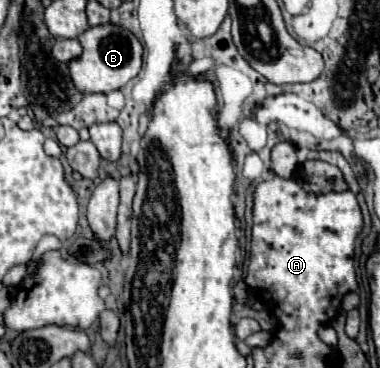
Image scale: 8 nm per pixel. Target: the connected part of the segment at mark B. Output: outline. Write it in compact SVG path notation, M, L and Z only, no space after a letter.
M115 24L87 28L79 36L79 42L83 46L83 54L69 62L69 72L71 72L71 80L75 82L75 88L83 94L91 94L91 92L107 94L111 90L119 90L141 70L143 46L125 28L119 28Z

